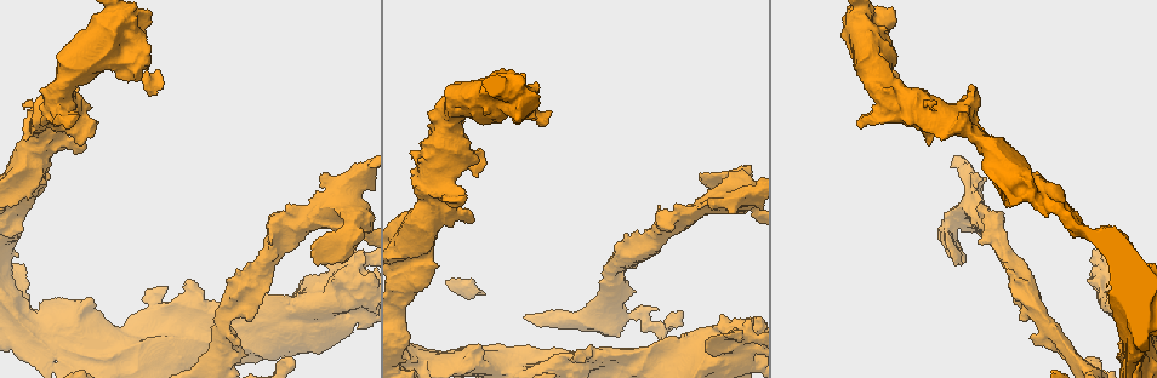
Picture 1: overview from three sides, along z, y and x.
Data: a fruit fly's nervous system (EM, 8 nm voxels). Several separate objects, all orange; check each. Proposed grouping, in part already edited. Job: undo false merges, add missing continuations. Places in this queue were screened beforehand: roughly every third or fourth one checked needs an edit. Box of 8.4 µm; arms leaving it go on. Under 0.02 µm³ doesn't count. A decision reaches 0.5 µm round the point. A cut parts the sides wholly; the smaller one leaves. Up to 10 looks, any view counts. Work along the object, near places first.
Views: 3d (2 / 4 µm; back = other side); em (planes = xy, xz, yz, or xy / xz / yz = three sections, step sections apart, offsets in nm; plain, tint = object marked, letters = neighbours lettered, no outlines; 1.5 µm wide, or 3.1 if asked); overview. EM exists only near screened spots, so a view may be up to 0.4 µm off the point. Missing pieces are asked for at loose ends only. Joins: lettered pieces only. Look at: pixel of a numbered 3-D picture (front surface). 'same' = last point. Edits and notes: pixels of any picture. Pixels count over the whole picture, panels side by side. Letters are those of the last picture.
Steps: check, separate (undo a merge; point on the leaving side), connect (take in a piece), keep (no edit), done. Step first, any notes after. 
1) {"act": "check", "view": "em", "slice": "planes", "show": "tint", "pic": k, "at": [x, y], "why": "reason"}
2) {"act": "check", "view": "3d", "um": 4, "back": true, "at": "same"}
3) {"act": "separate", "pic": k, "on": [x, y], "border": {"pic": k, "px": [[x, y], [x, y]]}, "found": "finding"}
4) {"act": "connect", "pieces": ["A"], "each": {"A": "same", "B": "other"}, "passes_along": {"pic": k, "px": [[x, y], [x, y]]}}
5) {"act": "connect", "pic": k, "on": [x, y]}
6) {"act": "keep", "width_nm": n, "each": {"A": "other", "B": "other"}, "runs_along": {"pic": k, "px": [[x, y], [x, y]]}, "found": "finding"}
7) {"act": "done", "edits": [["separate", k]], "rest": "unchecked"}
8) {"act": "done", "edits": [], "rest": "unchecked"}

{"act": "check", "view": "3d", "um": 4, "pic": 1, "at": [709, 352], "why": "stops while still wide"}

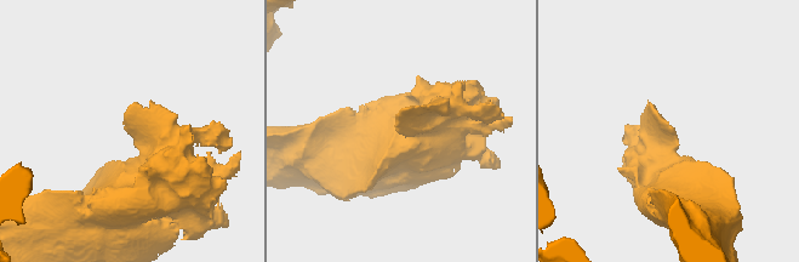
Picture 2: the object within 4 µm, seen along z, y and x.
{"act": "check", "view": "em", "slice": "xz", "step": 8, "show": "letters", "pic": 2, "at": [400, 132]}

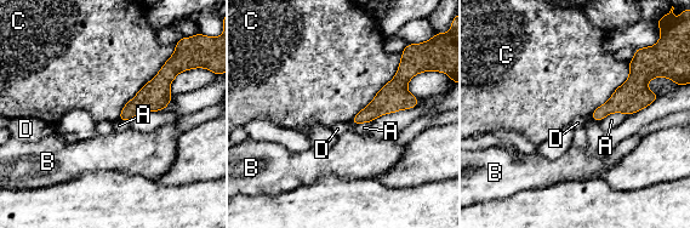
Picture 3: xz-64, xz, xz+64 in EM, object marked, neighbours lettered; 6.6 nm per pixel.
{"act": "check", "view": "em", "slice": "planes", "show": "letters", "at": "same"}

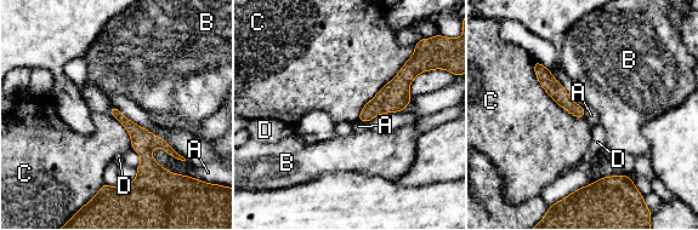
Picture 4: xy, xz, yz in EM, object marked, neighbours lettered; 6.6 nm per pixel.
{"act": "keep", "each": {"A": "other", "B": "other", "C": "other", "D": "other"}, "found": "none of them fits"}

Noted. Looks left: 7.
{"act": "check", "view": "em", "slice": "planes", "show": "letters", "pic": 1, "at": [289, 360], "why": "an open end"}

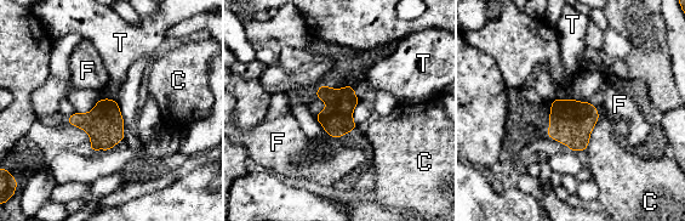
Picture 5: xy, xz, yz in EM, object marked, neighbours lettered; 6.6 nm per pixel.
{"act": "keep", "width_nm": 200, "each": {"C": "other", "F": "other", "T": "other"}, "border": {"pic": 5, "px": [[557, 97], [570, 98]]}, "found": "no lettered piece goes on from it"}

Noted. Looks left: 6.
{"act": "check", "view": "em", "slice": "planes", "show": "plain", "pic": 1, "at": [274, 238], "why": "sharp bend"}

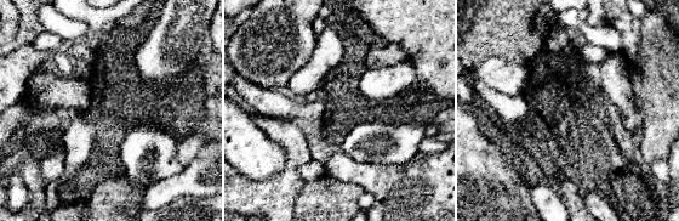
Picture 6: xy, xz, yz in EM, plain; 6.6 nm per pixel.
{"act": "check", "view": "em", "slice": "planes", "show": "letters", "at": "same", "why": "what lies round it"}

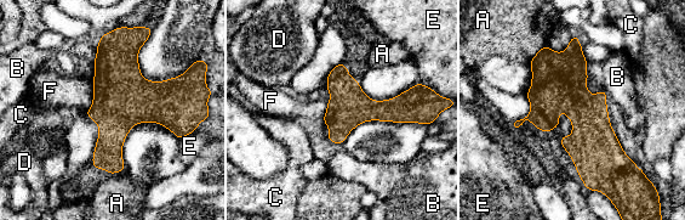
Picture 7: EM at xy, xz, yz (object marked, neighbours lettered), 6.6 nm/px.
{"act": "keep", "width_nm": 260, "each": {"A": "other", "B": "other", "C": "other", "D": "other", "E": "other", "F": "other"}, "runs_along": {"pic": 7, "px": [[574, 40], [588, 182]]}, "found": "continuous, no second neuron"}

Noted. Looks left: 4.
{"act": "check", "view": "3d", "um": 4, "pic": 1, "at": [961, 210], "why": "sharp bend"}

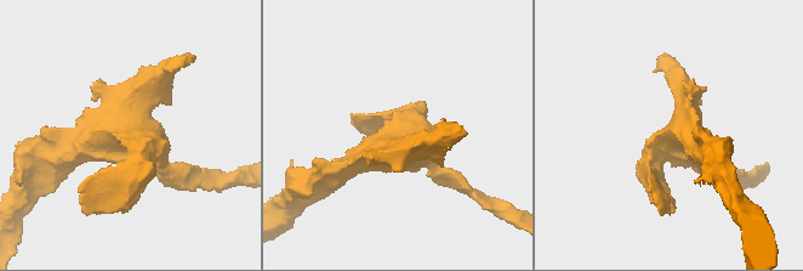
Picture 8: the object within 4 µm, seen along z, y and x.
{"act": "check", "view": "em", "slice": "planes", "show": "letters", "pic": 8, "at": [134, 139]}

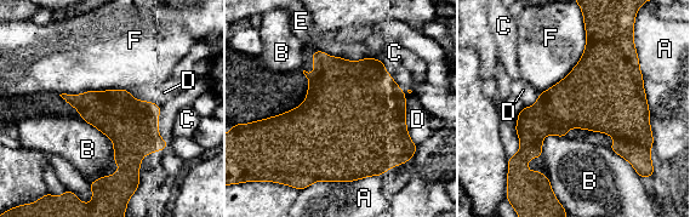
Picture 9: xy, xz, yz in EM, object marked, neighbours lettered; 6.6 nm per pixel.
{"act": "keep", "longest_contact_nm": ["A", 600], "each": {"A": "other", "B": "other", "C": "other", "D": "other", "E": "other", "F": "other"}, "border": {"pic": 9, "px": [[585, 23], [579, 62], [541, 92]]}, "found": "one neuron here"}

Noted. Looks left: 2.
{"act": "done", "edits": [], "rest": "unchecked"}

